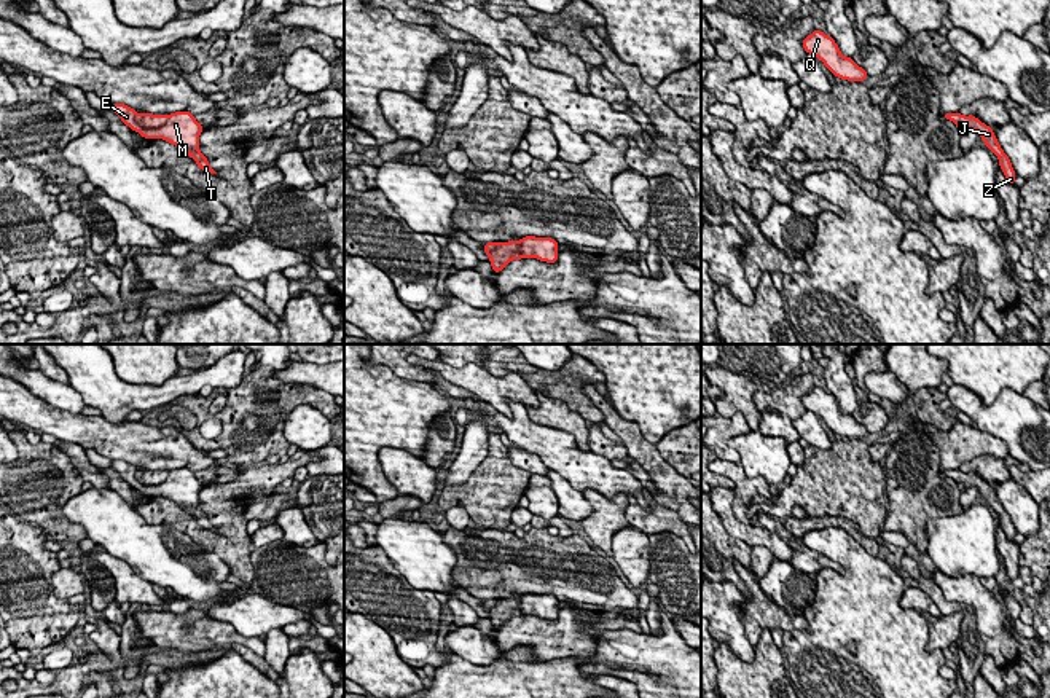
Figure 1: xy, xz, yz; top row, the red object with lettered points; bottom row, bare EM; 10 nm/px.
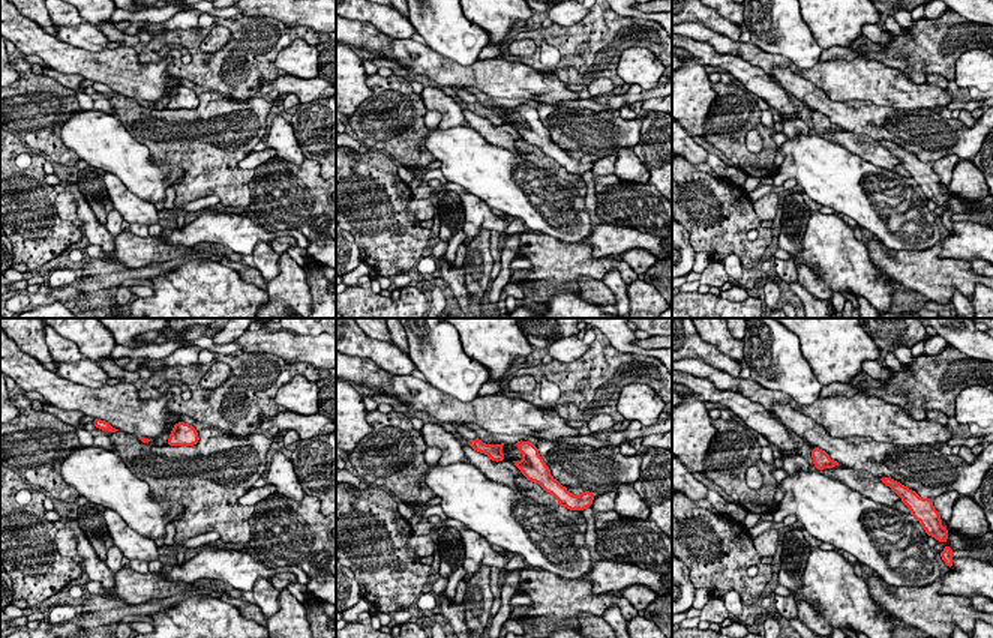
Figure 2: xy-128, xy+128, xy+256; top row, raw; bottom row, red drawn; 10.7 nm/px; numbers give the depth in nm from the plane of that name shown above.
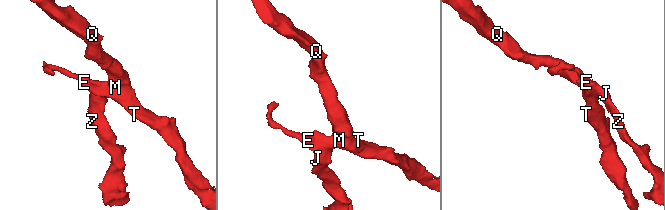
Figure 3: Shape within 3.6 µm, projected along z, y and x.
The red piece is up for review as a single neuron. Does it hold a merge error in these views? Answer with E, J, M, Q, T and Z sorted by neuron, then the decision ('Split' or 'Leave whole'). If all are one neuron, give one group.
Groups: E M Q T / J Z. Split

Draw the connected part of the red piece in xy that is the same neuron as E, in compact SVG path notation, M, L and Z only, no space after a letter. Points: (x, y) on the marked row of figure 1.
M112 104L112 110L121 118L121 121L132 131L139 132L143 139L163 139L178 148L183 148L190 158L193 158L199 169L204 172L217 174L209 159L199 151L199 134L202 124L194 120L194 115L183 110L170 113L167 121L156 129L145 129L135 123L135 108L124 104Z

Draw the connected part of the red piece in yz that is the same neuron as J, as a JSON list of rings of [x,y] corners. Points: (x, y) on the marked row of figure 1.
[[[959,112],[958,113],[943,113],[943,116],[945,116],[945,120],[953,121],[956,126],[962,126],[966,131],[975,129],[980,134],[985,145],[999,158],[999,166],[1001,166],[1007,182],[1010,185],[1015,185],[1015,175],[1017,175],[1015,169],[1012,167],[1009,156],[1001,148],[1001,145],[994,135],[994,131],[989,126],[981,123],[974,115],[964,116]]]

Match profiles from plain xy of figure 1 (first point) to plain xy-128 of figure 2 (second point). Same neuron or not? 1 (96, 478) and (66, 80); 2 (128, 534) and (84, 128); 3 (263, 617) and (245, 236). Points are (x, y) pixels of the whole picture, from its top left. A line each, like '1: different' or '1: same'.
1: same
2: same
3: same

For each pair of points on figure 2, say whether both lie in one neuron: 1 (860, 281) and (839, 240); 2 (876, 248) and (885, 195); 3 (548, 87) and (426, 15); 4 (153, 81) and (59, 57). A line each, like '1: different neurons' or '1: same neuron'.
1: same neuron
2: different neurons
3: different neurons
4: same neuron

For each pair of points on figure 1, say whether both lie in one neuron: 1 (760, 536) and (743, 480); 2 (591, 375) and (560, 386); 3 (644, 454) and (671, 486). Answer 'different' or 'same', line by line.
1: different
2: same
3: same

